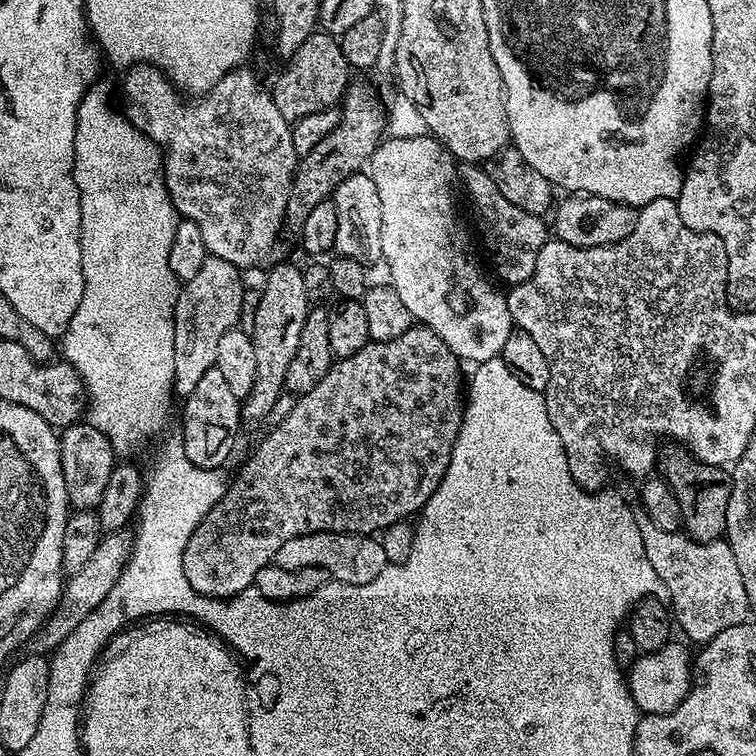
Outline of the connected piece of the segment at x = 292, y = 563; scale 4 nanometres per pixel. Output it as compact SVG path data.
M311 532L286 538L286 542L278 546L274 563L282 566L282 570L321 568L328 572L331 579L354 586L374 582L374 578L378 578L378 574L382 574L389 564L381 541L375 535L351 532Z

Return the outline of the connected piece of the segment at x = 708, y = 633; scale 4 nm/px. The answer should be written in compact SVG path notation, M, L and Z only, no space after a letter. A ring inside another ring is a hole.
M647 514L637 515L636 521L646 549L646 562L650 562L660 580L660 588L668 591L666 600L675 627L684 631L685 641L693 640L696 646L709 644L722 630L749 619L746 588L742 586L742 574L738 574L738 562L734 562L734 550L730 550L727 539L699 544L683 531L654 526Z

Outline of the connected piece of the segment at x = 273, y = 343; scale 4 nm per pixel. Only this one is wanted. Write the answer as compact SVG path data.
M280 264L268 276L256 313L252 316L250 335L254 342L254 355L258 361L258 374L250 394L242 402L242 416L245 421L265 420L272 415L274 402L285 391L284 379L294 350L298 350L298 338L302 338L302 322L306 322L310 311L308 304L308 284L304 276L292 264Z

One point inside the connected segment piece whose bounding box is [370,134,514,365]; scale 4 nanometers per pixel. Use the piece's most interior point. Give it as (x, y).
(428, 251)

